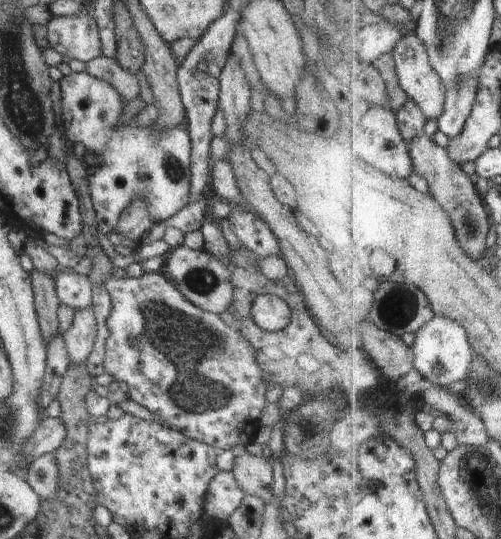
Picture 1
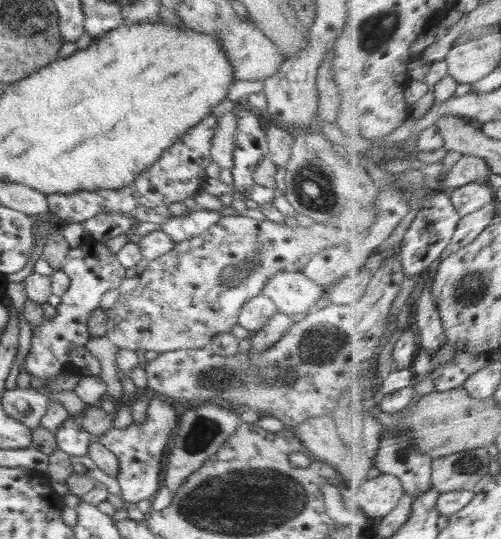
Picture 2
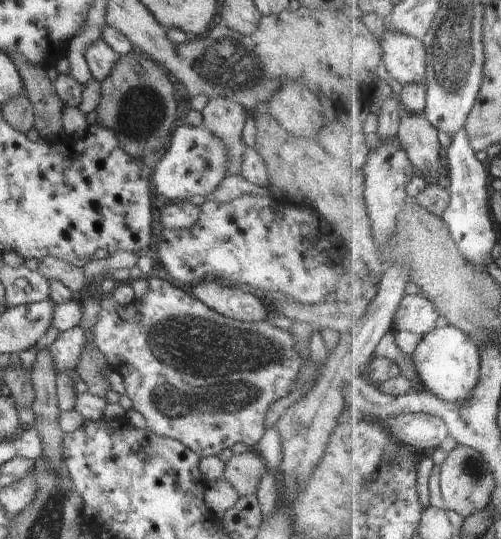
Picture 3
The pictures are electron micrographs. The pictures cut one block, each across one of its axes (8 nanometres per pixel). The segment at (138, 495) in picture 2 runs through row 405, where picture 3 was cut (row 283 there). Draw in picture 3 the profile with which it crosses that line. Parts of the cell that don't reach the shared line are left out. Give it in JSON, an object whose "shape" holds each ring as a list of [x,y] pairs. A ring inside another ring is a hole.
{"shape":[[[155,277],[149,280],[148,292],[142,297],[135,297],[134,300],[126,305],[119,306],[111,295],[106,295],[100,300],[99,312],[97,313],[96,323],[91,327],[89,334],[80,326],[71,330],[60,333],[58,338],[48,345],[51,360],[53,361],[53,370],[58,373],[74,372],[74,367],[79,362],[79,356],[86,346],[95,345],[95,348],[107,358],[107,362],[114,371],[120,374],[125,383],[125,395],[132,401],[133,409],[138,411],[146,420],[147,430],[154,432],[162,437],[169,437],[196,454],[199,458],[218,456],[224,449],[230,449],[236,443],[246,444],[250,449],[256,449],[260,440],[265,434],[265,420],[269,407],[279,399],[288,396],[286,392],[290,392],[290,388],[298,381],[299,373],[303,370],[303,366],[298,364],[297,342],[294,336],[286,331],[272,326],[269,320],[266,321],[238,321],[230,319],[208,306],[205,306],[200,300],[192,296],[188,289],[181,289],[168,281],[160,280]]]}

